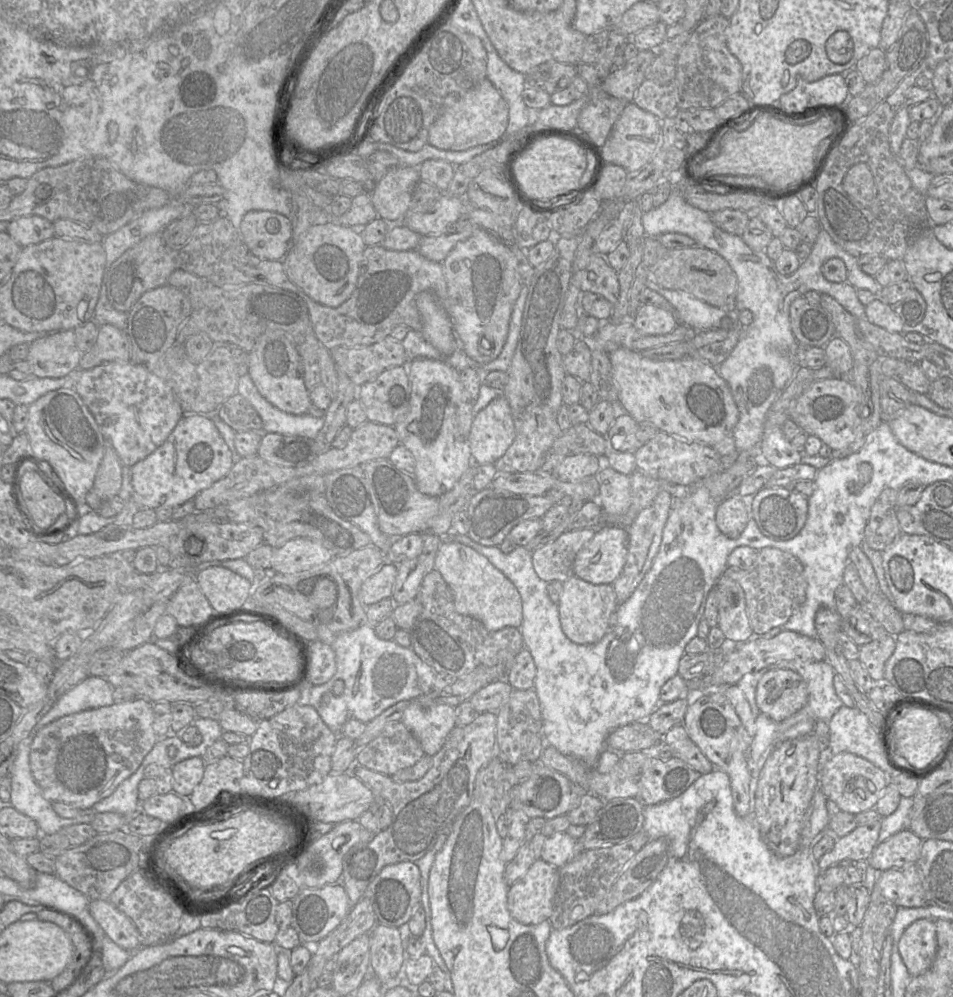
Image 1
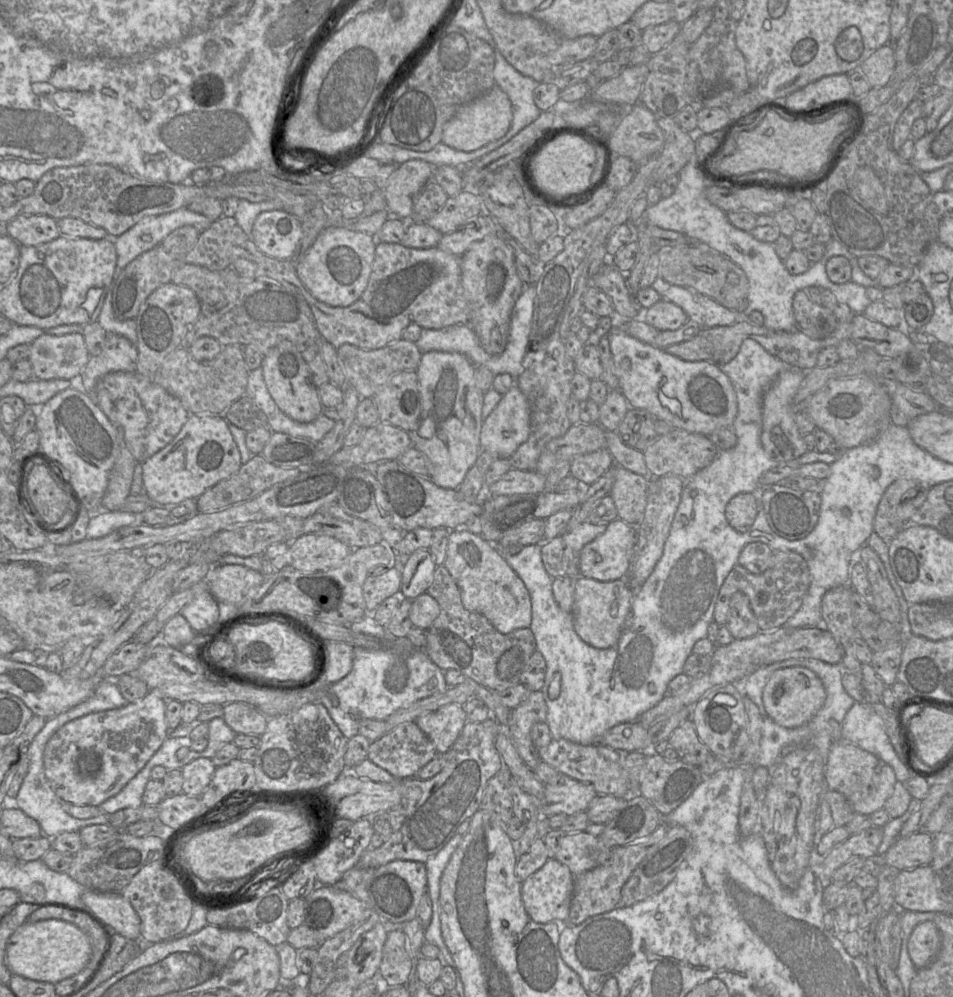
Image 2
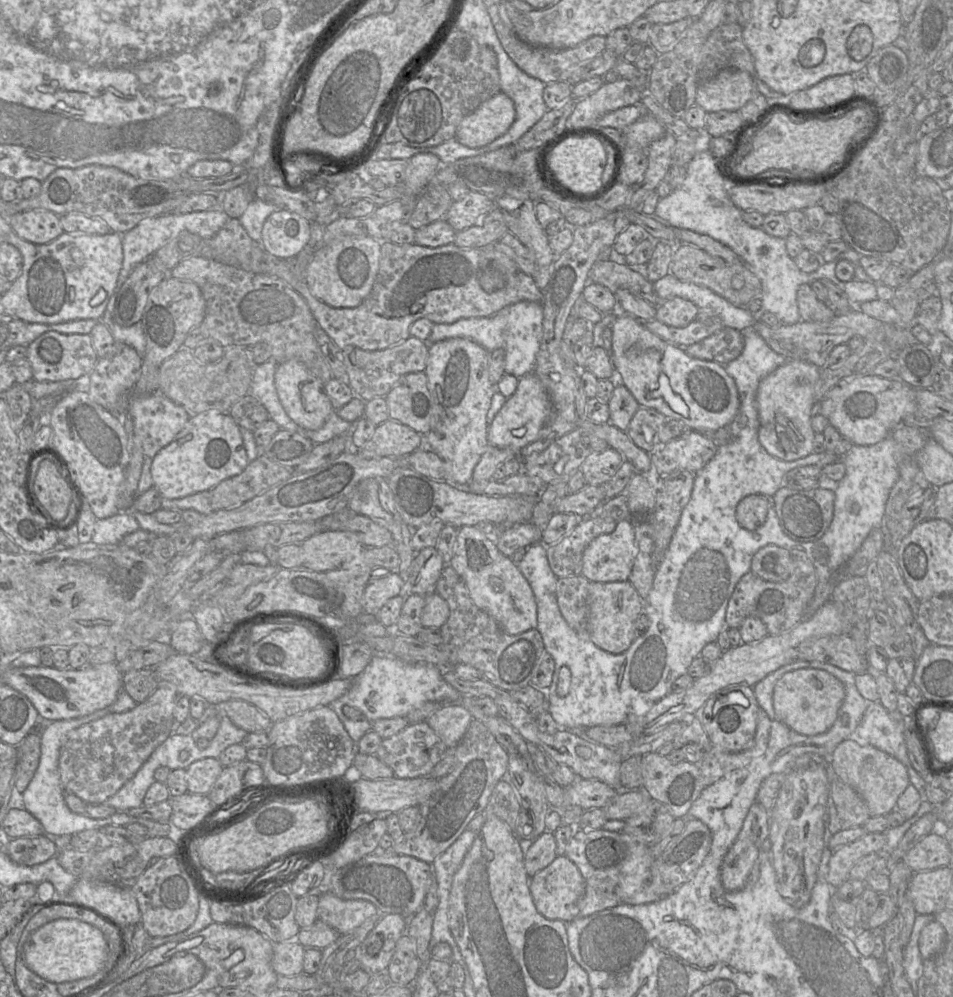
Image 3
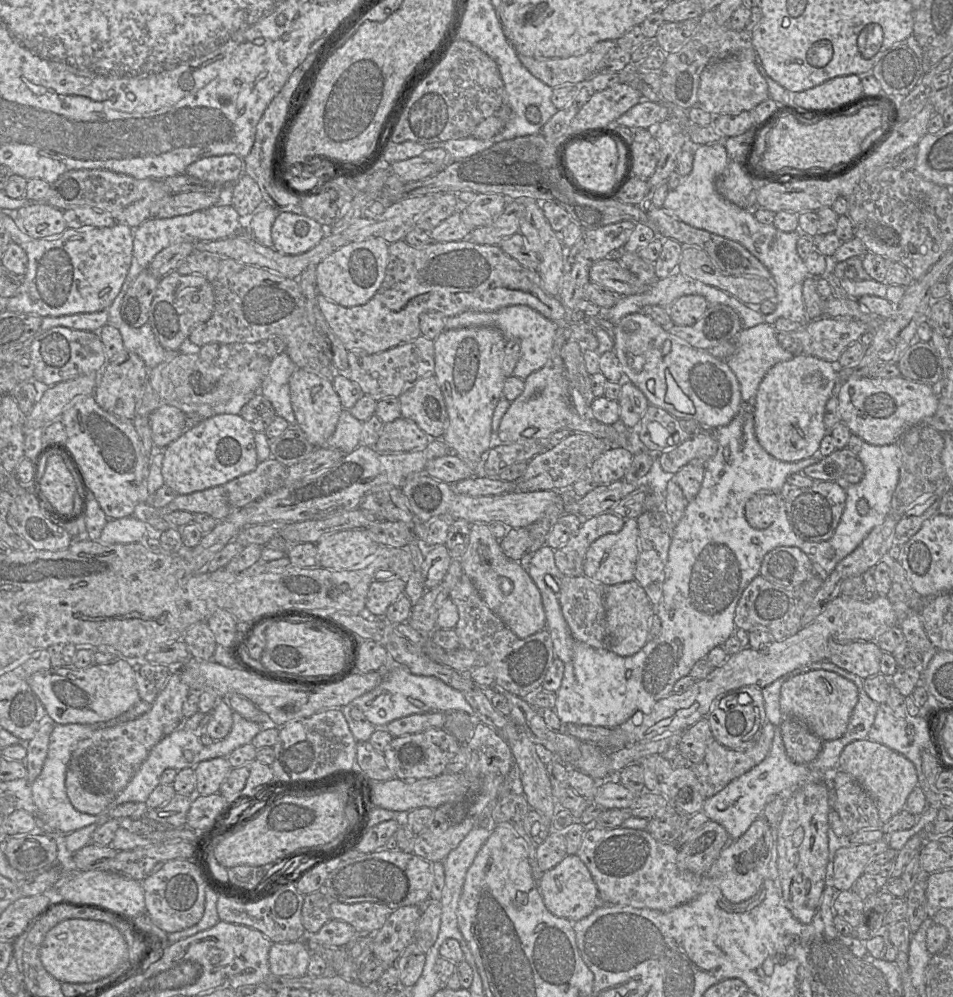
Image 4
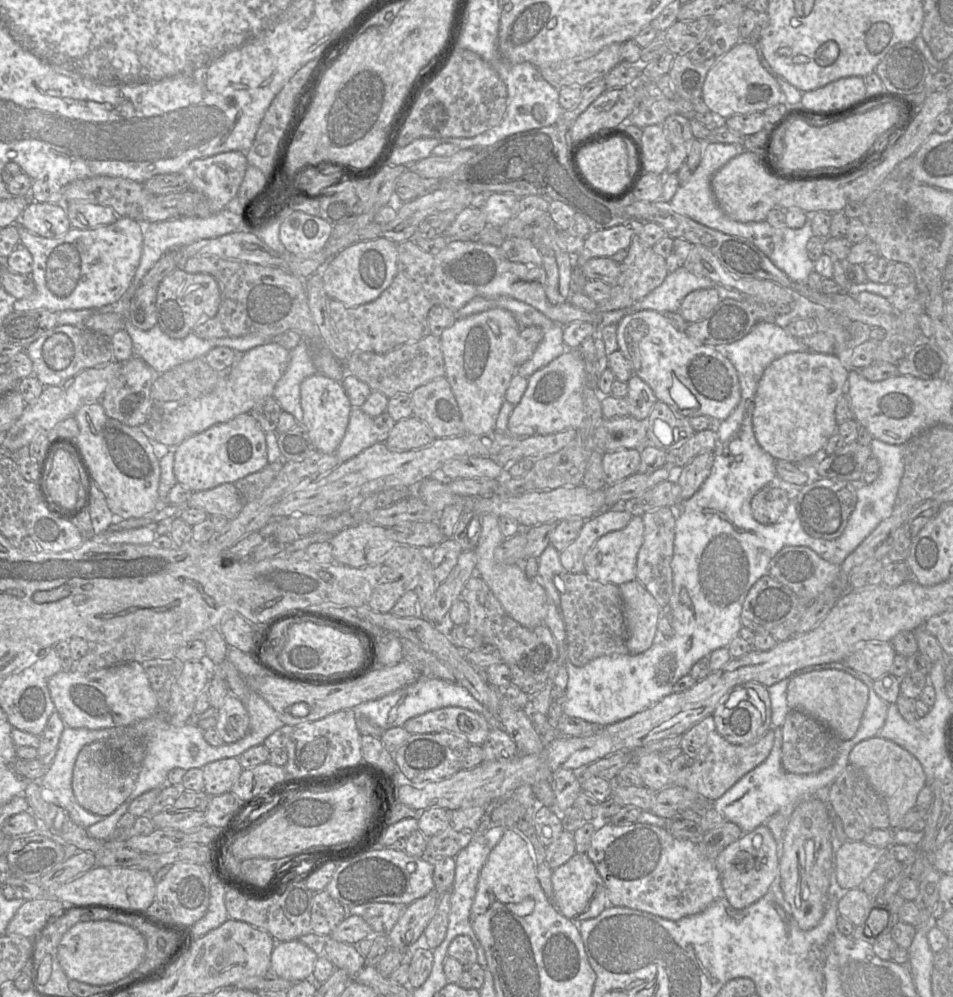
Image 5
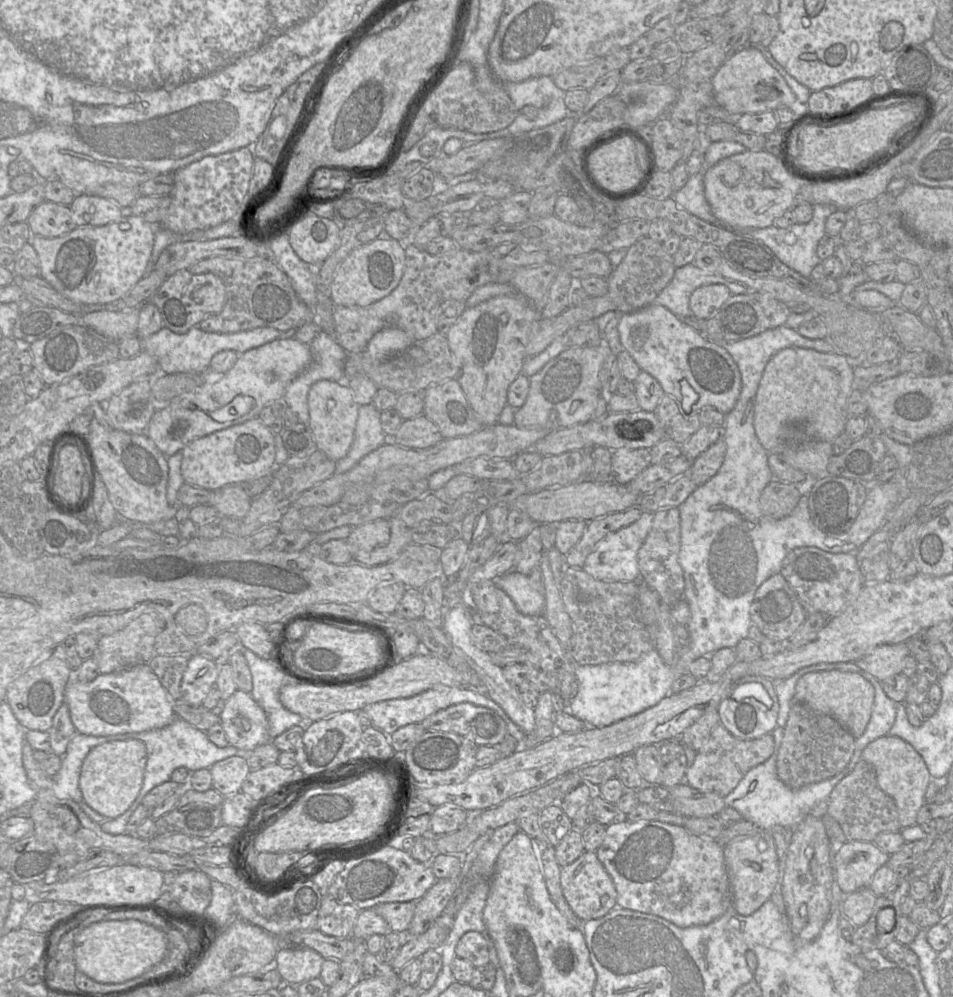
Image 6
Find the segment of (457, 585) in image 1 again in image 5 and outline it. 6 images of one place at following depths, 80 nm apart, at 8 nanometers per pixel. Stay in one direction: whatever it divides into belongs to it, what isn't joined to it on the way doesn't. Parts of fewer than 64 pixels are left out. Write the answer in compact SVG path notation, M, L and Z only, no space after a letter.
M493 514L481 515L481 534L477 546L474 549L476 556L476 574L487 584L493 595L500 602L505 612L520 625L526 628L534 628L544 624L547 614L547 596L544 588L536 579L529 578L524 570L523 563L507 565L498 563L495 560L495 551L504 540L499 528L499 517Z

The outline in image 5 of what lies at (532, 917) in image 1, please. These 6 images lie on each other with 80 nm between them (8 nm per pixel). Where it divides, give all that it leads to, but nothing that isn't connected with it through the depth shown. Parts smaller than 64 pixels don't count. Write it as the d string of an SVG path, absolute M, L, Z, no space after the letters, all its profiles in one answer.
M586 853L574 854L565 864L552 871L553 904L571 921L584 921L597 917L608 907L608 891L595 865Z

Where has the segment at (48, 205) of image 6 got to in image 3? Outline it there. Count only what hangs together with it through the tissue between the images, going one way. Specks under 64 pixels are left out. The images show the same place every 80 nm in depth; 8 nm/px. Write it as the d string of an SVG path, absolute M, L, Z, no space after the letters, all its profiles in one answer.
M47 209L19 212L8 220L20 238L35 244L49 243L64 232L60 216Z

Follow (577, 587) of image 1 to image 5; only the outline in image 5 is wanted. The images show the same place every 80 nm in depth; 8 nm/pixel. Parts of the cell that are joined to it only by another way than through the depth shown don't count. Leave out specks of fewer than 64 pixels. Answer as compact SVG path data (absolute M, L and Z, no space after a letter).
M636 579L619 585L626 628L626 647L637 655L654 643L660 606L650 592Z

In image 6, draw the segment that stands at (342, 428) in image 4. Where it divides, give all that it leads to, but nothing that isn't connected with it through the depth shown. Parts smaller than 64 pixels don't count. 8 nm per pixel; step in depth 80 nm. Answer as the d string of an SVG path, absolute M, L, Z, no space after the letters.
M371 404L359 406L352 445L347 455L336 462L334 474L349 471L364 456L389 441L382 430L380 414Z

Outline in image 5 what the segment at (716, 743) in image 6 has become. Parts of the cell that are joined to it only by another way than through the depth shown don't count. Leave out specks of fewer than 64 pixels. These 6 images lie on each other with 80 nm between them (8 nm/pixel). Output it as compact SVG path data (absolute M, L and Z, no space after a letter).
M774 727L759 741L750 745L734 745L726 741L716 730L710 732L702 750L690 765L691 774L686 788L709 802L719 799L739 779L765 761L772 750L773 744Z

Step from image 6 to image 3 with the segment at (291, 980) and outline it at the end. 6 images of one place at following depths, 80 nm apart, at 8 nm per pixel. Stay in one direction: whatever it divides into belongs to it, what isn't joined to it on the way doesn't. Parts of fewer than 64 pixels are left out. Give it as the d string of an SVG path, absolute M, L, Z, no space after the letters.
M296 940L273 944L272 967L278 976L292 977L303 973L305 948Z

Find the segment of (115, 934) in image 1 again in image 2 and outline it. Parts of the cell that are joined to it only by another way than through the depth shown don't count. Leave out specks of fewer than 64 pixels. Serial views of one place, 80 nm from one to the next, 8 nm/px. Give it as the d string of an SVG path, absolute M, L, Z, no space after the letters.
M86 889L81 900L108 930L111 939L114 934L119 934L130 940L140 940L140 918L121 892L99 892Z

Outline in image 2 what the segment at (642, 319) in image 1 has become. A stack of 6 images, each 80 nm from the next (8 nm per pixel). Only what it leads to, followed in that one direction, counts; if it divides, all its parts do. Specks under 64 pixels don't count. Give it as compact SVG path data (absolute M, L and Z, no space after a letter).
M660 300L643 310L641 318L659 330L677 330L689 320L680 306L668 300Z

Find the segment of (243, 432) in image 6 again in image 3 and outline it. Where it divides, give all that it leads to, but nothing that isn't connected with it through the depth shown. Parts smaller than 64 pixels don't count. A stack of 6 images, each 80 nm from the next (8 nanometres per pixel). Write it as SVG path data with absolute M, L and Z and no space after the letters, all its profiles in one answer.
M207 411L191 416L184 428L152 459L153 487L164 499L184 498L213 489L220 482L240 474L249 464L239 425L224 412Z

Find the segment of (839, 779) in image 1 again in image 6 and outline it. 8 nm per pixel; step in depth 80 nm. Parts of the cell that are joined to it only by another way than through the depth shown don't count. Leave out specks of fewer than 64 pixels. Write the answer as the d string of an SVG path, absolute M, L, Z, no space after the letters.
M886 735L867 745L861 753L861 760L873 767L879 788L895 802L901 828L915 825L917 813L925 804L927 787L932 781L921 755L902 738Z

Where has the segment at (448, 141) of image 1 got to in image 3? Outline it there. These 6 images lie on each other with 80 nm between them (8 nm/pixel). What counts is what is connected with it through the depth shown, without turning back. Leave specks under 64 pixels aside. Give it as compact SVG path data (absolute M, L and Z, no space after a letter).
M500 91L462 120L455 139L466 147L481 148L503 136L514 120L513 101Z

